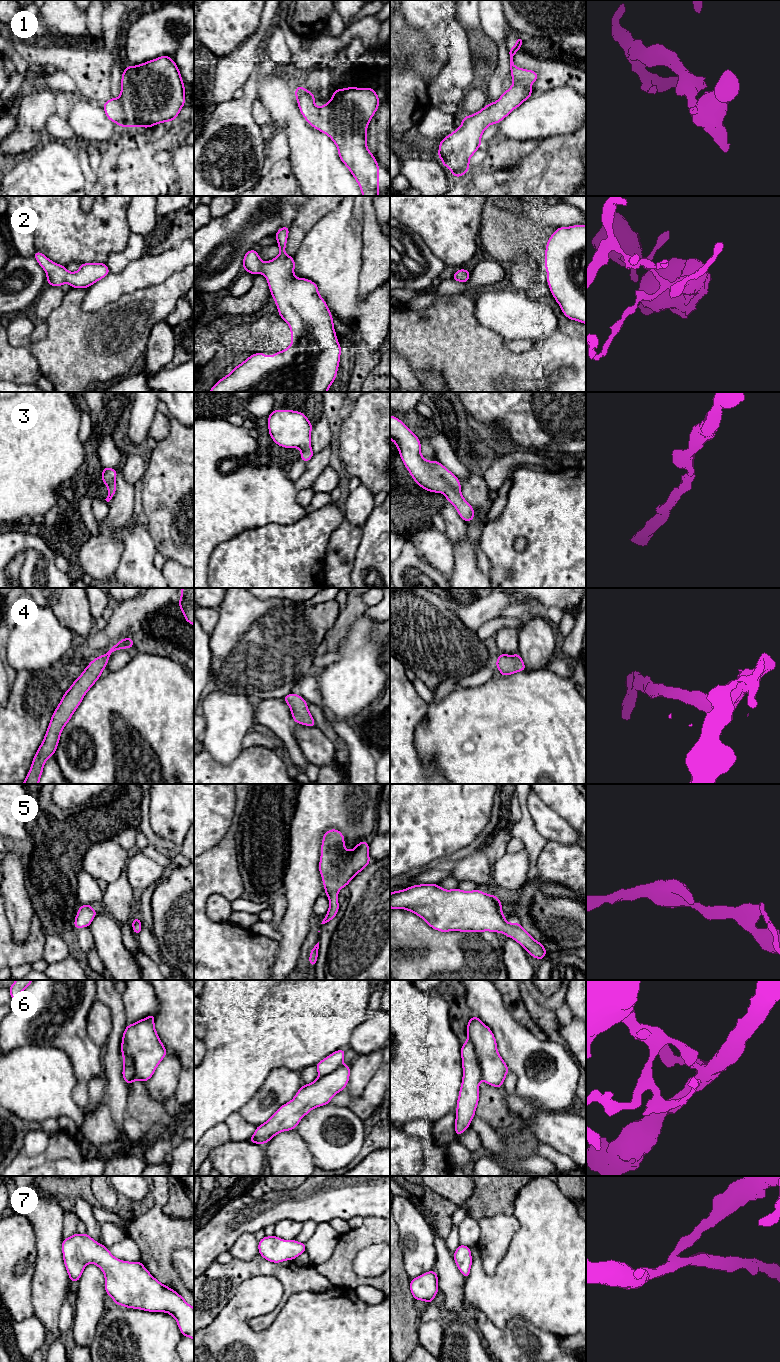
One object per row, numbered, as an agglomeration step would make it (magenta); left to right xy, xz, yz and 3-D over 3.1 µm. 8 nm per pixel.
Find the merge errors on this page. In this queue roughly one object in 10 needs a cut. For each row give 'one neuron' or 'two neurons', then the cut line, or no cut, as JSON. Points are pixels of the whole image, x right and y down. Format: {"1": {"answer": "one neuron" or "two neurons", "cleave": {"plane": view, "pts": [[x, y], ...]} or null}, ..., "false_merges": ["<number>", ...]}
{"1": {"answer": "one neuron", "cleave": null}, "2": {"answer": "one neuron", "cleave": null}, "3": {"answer": "one neuron", "cleave": null}, "4": {"answer": "one neuron", "cleave": null}, "5": {"answer": "one neuron", "cleave": null}, "6": {"answer": "two neurons", "cleave": {"plane": "yz", "pts": [[468, 1037], [473, 1045], [482, 1079]]}}, "7": {"answer": "one neuron", "cleave": null}, "false_merges": ["6"]}

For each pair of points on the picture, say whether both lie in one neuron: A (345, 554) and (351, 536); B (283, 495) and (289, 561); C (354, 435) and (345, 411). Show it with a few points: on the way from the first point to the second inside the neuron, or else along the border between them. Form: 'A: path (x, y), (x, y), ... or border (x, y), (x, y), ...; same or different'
A: path (345, 550), (345, 542), (347, 540); same
B: border (306, 513), (292, 523), (262, 525); different
C: border (356, 402), (350, 415), (341, 424); different

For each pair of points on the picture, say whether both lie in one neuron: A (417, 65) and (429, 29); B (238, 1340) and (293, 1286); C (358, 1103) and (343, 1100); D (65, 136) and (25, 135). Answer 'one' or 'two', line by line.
A: one
B: two
C: one
D: two

